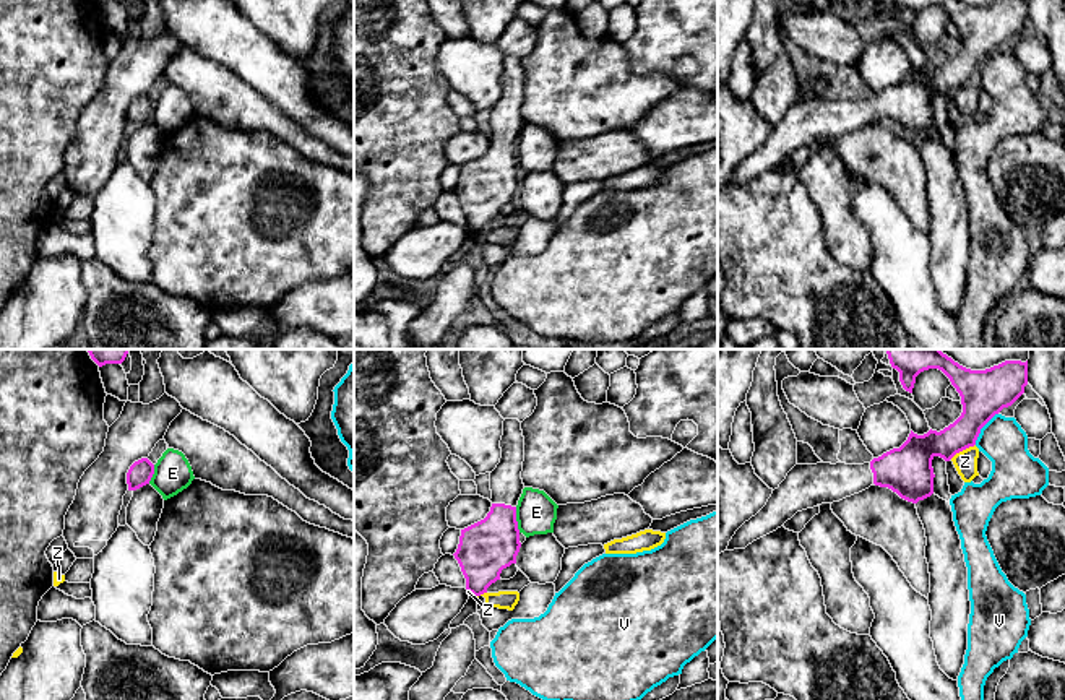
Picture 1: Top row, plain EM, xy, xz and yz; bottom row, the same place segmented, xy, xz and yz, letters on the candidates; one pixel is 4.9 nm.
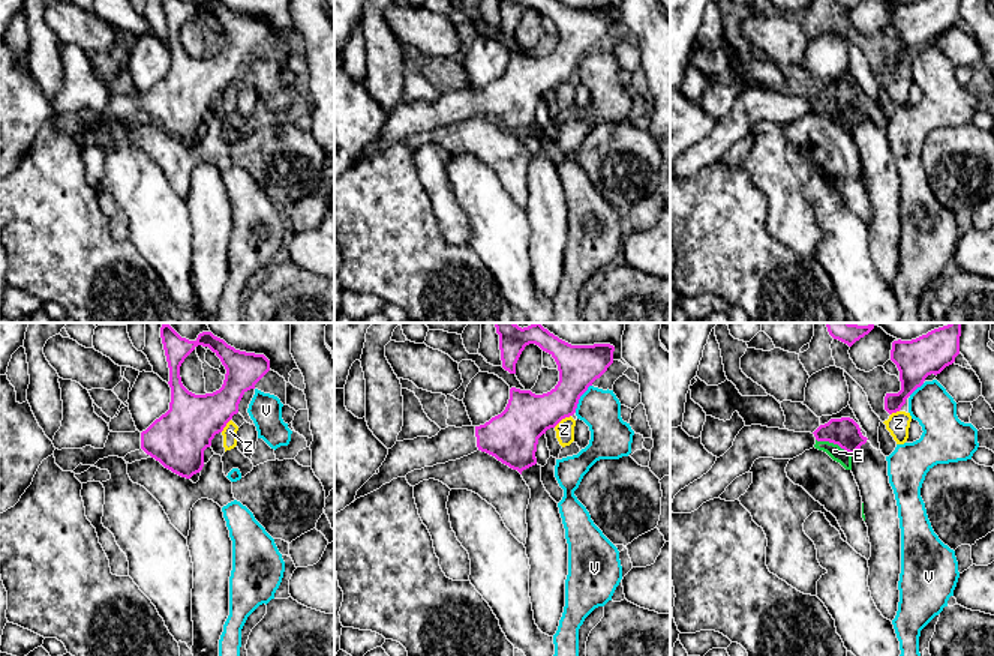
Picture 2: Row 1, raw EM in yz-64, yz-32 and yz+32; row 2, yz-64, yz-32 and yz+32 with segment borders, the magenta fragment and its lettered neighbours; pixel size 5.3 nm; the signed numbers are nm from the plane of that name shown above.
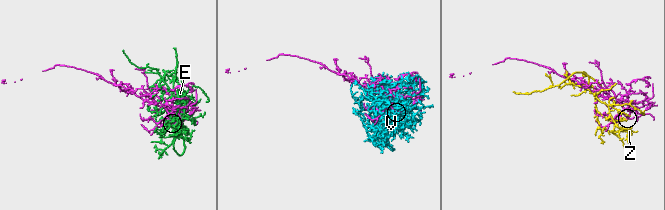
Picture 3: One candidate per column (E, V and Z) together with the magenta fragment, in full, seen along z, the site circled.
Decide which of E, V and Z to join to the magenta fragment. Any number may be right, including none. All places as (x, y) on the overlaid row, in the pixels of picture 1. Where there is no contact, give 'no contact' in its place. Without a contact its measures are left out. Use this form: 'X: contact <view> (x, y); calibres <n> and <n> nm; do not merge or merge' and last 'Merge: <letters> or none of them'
E: contact xz (515, 520); calibres 280 and 200 nm; do not merge
V: contact yz (981, 427); calibres 240 and 220 nm; do not merge
Z: contact yz (961, 450); calibres 190 and 120 nm; do not merge
Merge: none of them

